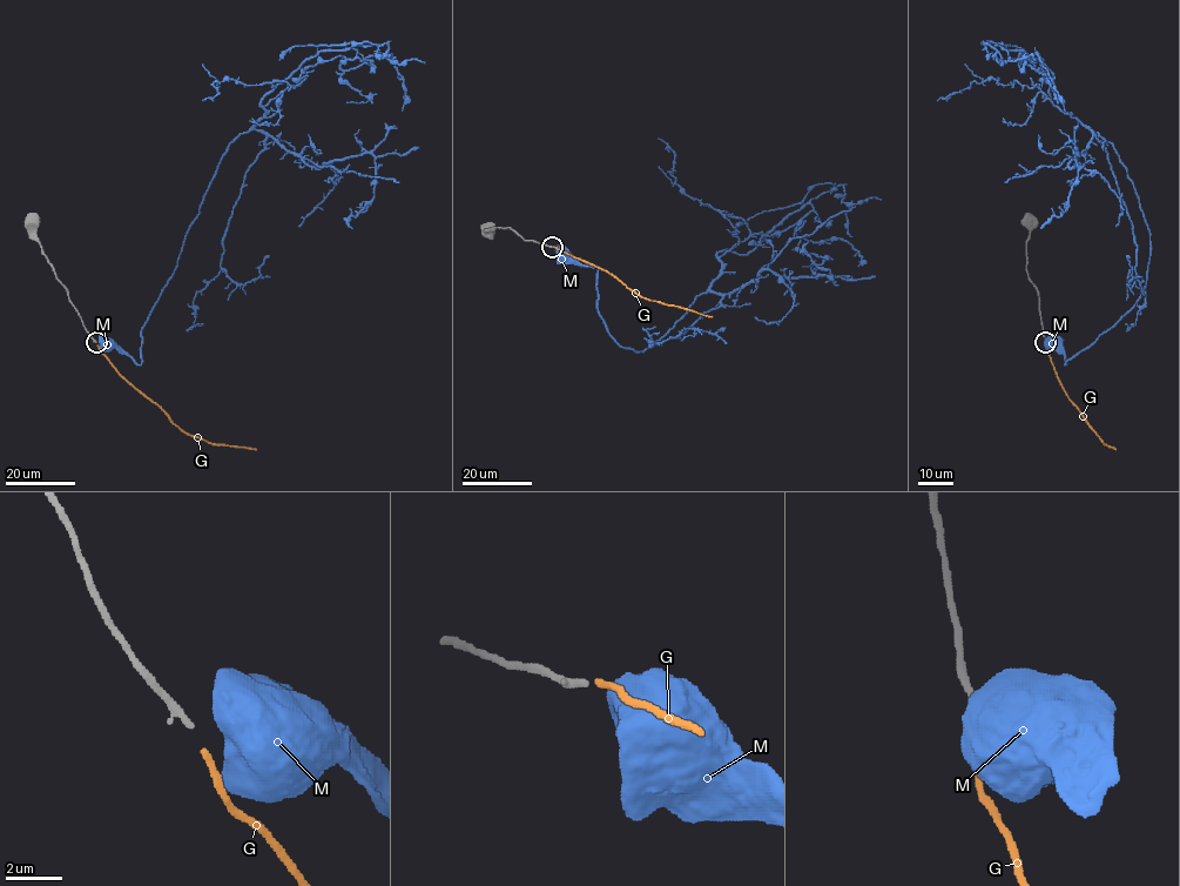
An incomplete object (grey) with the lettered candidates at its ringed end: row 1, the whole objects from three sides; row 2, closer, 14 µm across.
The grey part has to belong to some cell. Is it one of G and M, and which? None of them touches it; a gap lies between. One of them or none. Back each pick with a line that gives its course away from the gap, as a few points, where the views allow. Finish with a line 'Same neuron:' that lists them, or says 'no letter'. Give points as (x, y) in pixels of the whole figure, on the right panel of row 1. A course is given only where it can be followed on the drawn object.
G: Its course: (1045, 344), (1070, 400), (1104, 443), (1116, 450)
Same neuron: G

